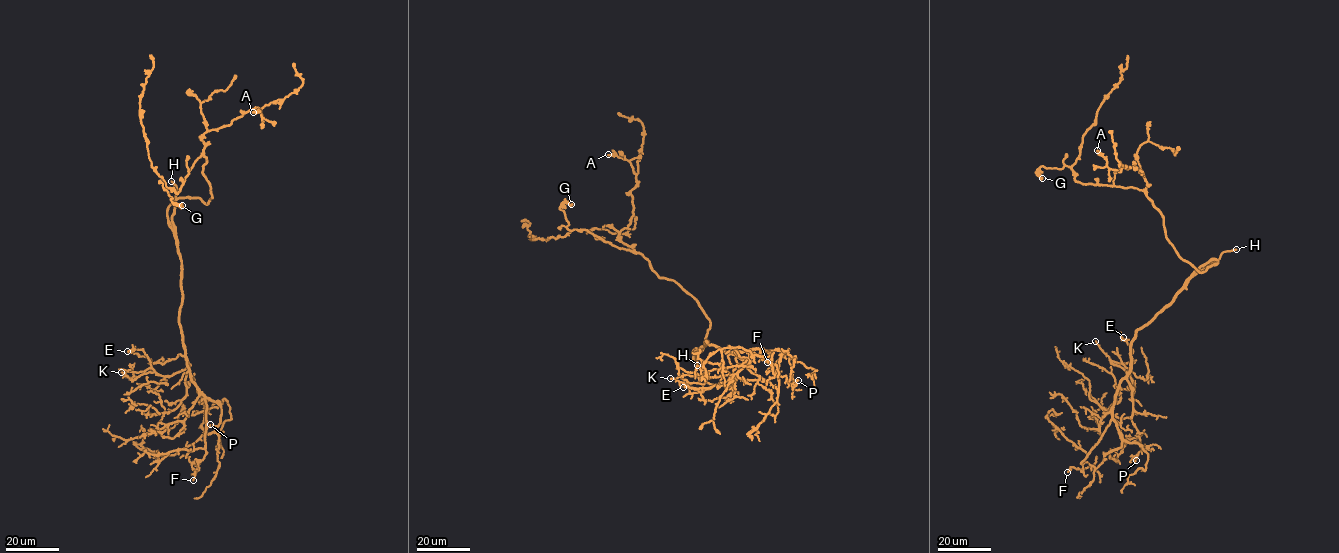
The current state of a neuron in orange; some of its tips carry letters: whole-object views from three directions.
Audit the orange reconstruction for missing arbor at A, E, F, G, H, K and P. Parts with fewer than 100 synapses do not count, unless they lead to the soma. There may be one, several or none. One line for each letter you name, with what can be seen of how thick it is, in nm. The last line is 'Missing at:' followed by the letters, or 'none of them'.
H: 220 nm
Missing at: H

